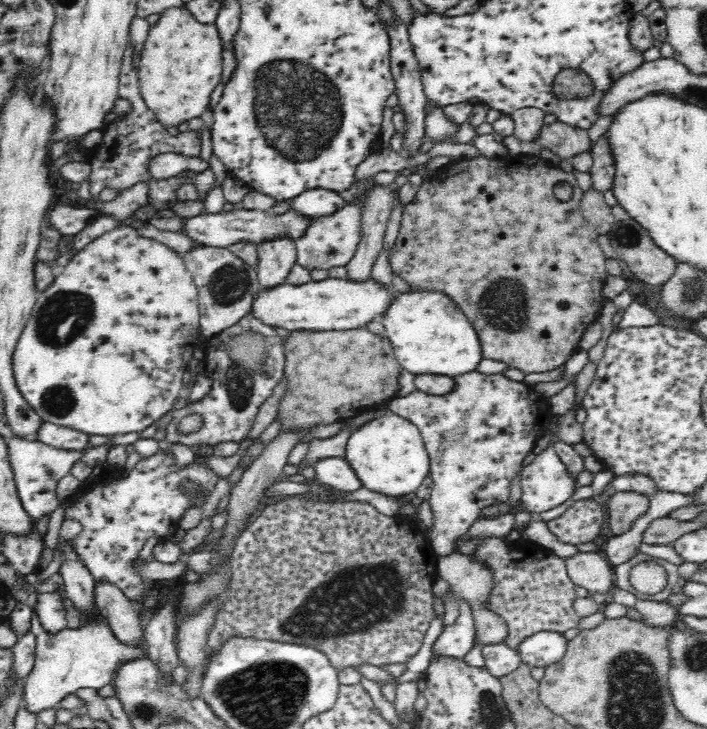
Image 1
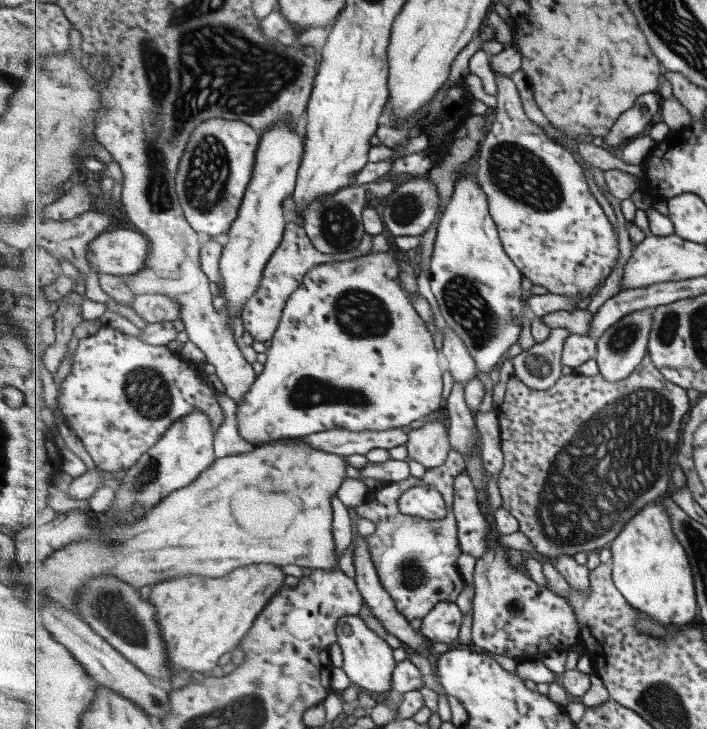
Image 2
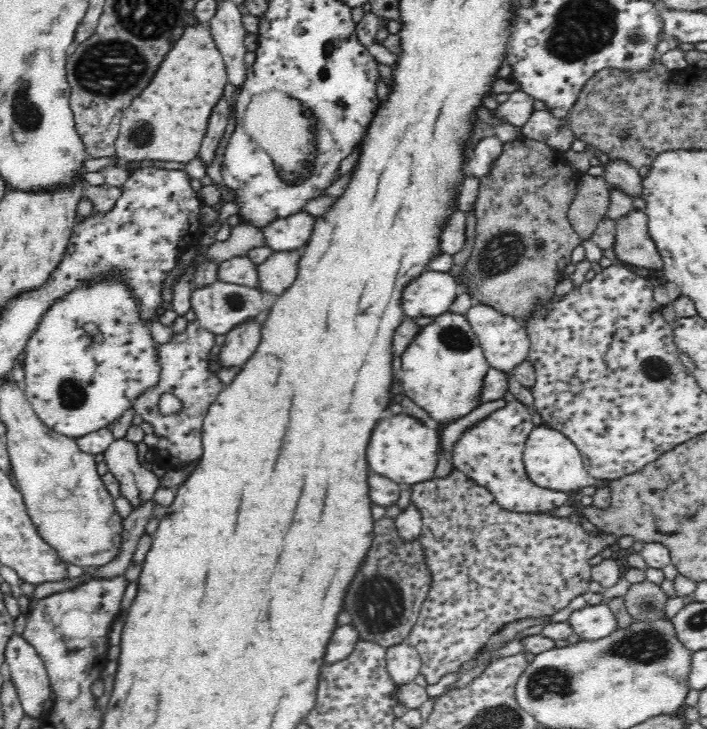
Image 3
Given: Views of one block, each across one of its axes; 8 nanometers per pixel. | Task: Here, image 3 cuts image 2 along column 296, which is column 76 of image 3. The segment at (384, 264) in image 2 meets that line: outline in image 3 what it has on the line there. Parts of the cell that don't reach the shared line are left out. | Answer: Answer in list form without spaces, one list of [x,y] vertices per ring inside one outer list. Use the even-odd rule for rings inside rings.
[[[98,278],[98,282],[75,290],[56,302],[30,337],[24,352],[24,397],[46,428],[70,438],[80,438],[114,424],[128,408],[132,408],[134,398],[158,382],[158,357],[154,346],[150,325],[146,326],[144,319],[138,319],[137,304],[125,284]]]

